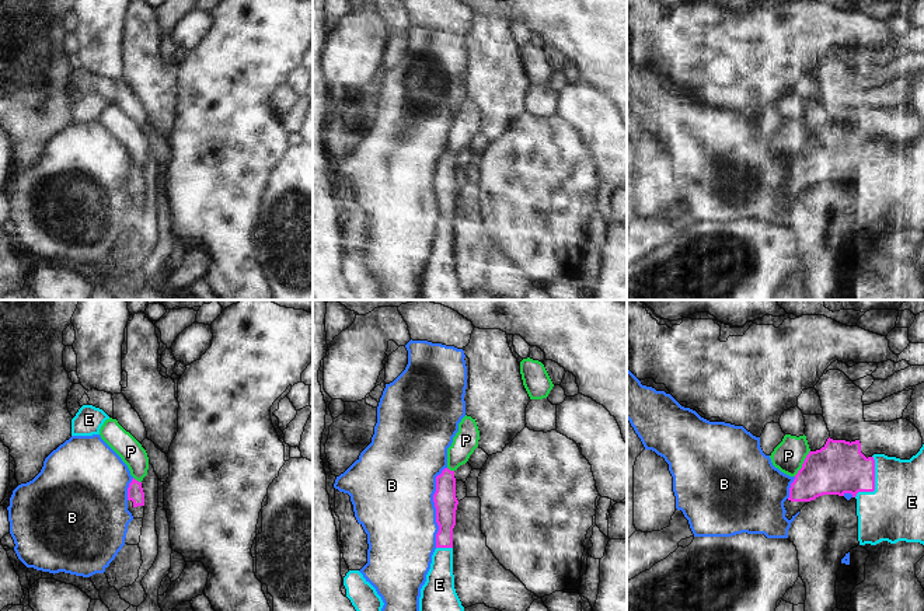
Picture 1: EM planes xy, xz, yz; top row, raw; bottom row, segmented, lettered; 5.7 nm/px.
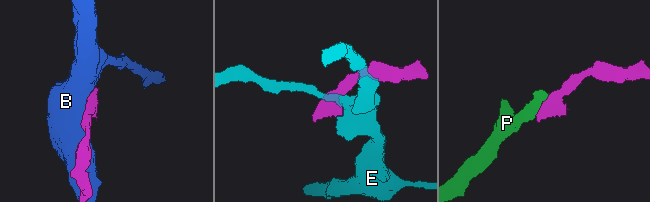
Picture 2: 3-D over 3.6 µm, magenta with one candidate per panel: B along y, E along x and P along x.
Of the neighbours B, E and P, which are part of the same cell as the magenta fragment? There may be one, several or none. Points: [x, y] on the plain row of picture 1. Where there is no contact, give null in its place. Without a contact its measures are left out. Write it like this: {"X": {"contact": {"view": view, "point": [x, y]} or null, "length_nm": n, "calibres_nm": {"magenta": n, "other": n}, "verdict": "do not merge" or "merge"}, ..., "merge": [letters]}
{"B": {"contact": {"view": "xz", "point": [435, 192]}, "length_nm": 460, "calibres_nm": {"magenta": 130, "other": 460}, "verdict": "do not merge"}, "E": {"contact": {"view": "yz", "point": [874, 168]}, "length_nm": 260, "calibres_nm": {"magenta": 300, "other": 340}, "verdict": "do not merge"}, "P": {"contact": {"view": "yz", "point": [804, 149]}, "length_nm": 180, "calibres_nm": {"magenta": 300, "other": 180}, "verdict": "do not merge"}, "merge": []}

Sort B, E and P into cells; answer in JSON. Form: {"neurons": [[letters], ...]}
{"neurons": [["B"], ["E"], ["P"]]}

